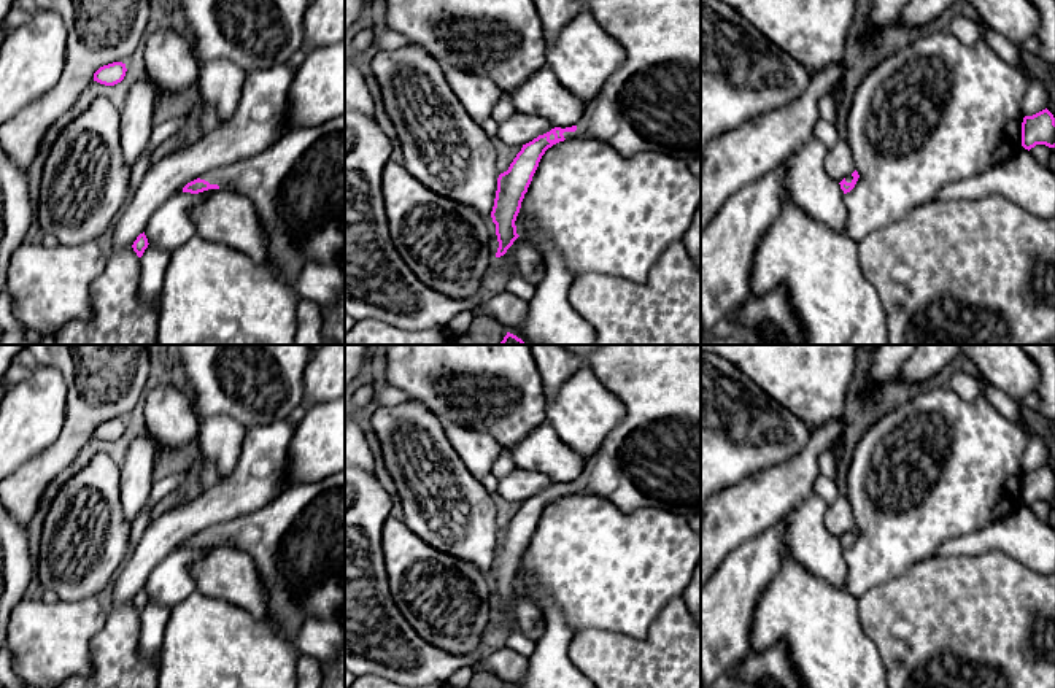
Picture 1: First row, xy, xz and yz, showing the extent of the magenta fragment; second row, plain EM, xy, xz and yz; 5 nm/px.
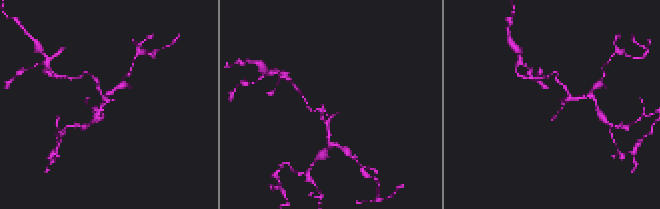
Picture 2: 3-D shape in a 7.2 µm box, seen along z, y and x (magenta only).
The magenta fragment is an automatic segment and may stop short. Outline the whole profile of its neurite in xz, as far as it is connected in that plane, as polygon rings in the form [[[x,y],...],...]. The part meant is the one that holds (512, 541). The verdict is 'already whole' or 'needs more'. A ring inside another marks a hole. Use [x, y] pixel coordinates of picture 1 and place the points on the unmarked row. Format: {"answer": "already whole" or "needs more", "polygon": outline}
{"answer": "needs more", "polygon": [[[599,345],[588,356],[586,365],[616,400],[624,405],[624,418],[586,461],[583,473],[575,481],[566,485],[555,483],[523,501],[508,526],[499,531],[491,567],[499,597],[496,613],[504,612],[520,593],[515,577],[524,550],[542,512],[559,497],[596,496],[612,502],[624,513],[640,508],[659,508],[685,518],[701,513],[701,345]]]}

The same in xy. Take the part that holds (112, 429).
{"answer": "already whole", "polygon": [[[113,418],[113,419],[100,423],[94,429],[94,437],[105,440],[105,442],[114,442],[124,435],[126,427],[127,427],[126,419]]]}

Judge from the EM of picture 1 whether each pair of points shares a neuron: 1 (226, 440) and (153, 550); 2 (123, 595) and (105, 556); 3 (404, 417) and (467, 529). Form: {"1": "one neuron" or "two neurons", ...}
{"1": "two neurons", "2": "two neurons", "3": "one neuron"}

